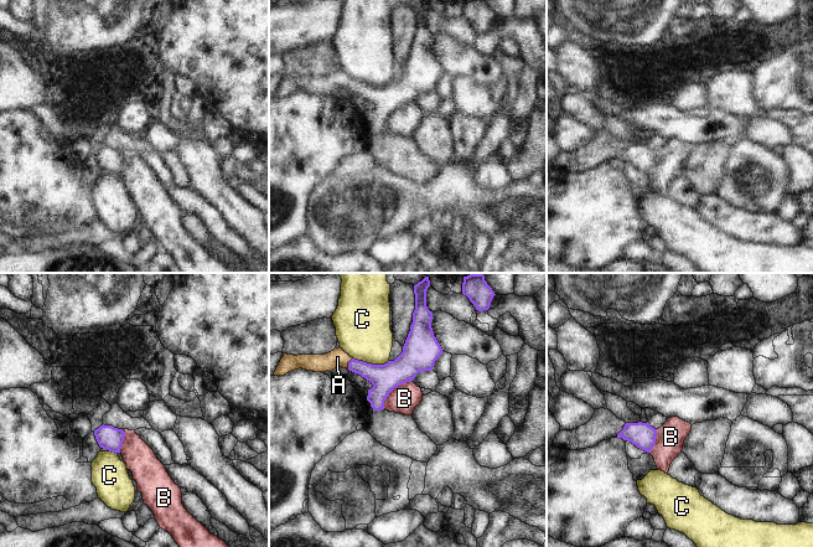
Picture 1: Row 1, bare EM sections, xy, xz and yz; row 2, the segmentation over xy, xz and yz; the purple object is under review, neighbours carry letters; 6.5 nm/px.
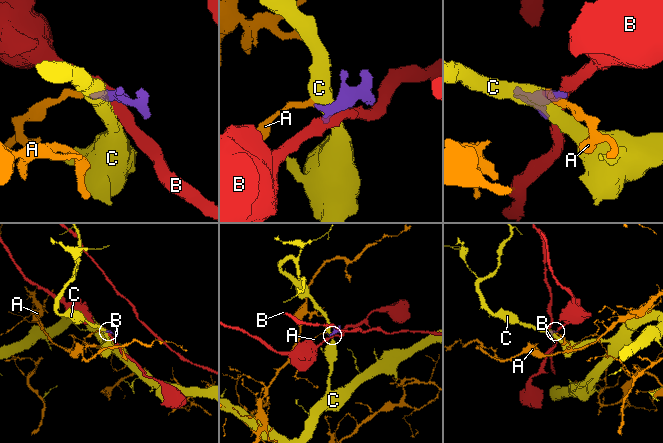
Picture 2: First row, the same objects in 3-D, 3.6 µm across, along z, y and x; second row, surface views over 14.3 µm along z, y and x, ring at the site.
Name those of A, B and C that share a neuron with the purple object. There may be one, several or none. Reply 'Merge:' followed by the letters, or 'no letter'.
Merge: A.

